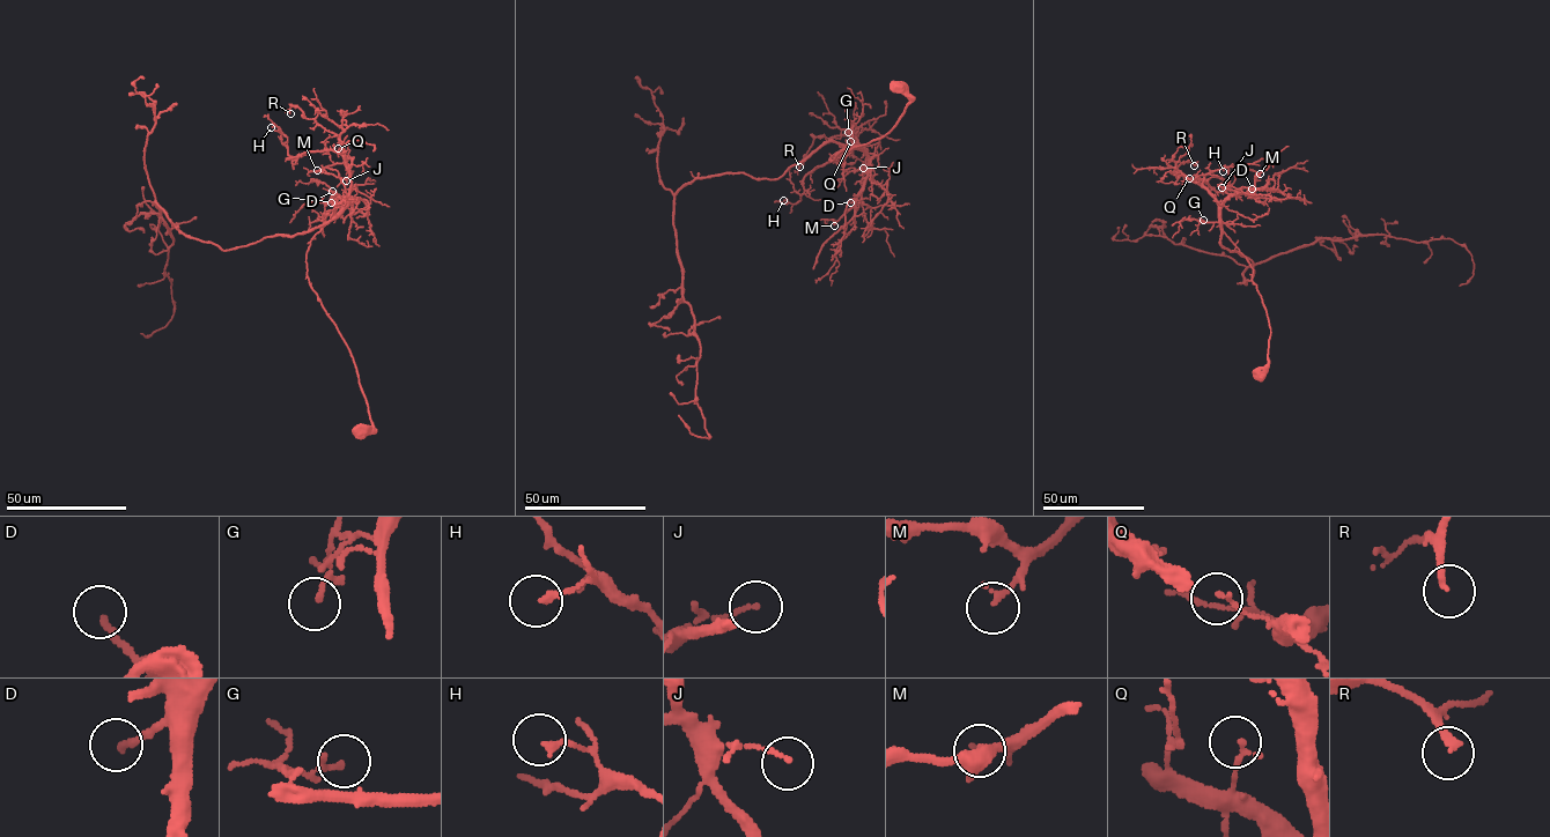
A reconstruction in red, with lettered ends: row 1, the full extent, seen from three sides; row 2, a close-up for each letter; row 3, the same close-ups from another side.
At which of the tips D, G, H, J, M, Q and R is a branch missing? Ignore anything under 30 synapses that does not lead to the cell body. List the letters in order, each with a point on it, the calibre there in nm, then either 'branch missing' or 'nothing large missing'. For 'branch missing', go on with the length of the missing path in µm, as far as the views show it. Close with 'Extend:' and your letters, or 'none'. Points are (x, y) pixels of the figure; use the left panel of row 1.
D: at (332, 191); 200 nm thick; branch missing; about 25 µm are missing
G: at (331, 202); 160 nm thick; nothing large missing
H: at (271, 127); 190 nm thick; nothing large missing
J: at (346, 180); 120 nm thick; nothing large missing
M: at (317, 170); 110 nm thick; nothing large missing
Q: at (338, 148); 130 nm thick; nothing large missing
R: at (290, 113); 190 nm thick; nothing large missing
Extend: D

